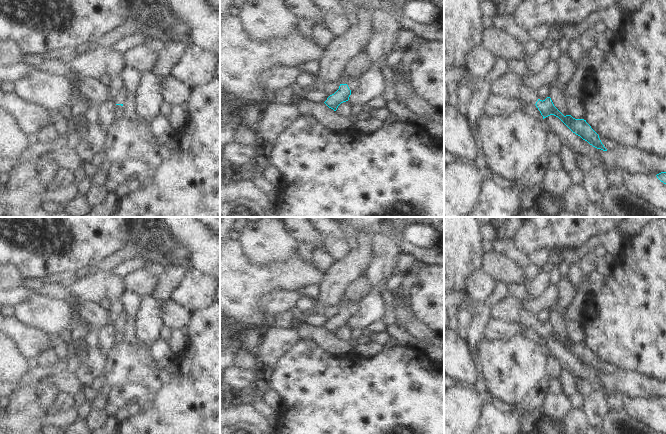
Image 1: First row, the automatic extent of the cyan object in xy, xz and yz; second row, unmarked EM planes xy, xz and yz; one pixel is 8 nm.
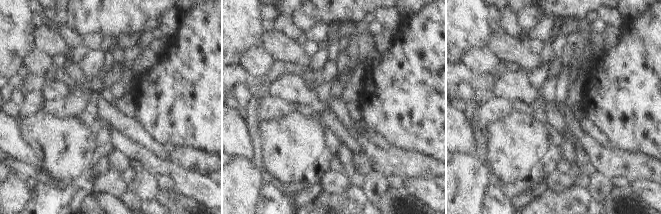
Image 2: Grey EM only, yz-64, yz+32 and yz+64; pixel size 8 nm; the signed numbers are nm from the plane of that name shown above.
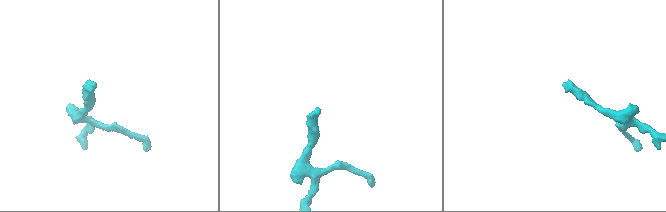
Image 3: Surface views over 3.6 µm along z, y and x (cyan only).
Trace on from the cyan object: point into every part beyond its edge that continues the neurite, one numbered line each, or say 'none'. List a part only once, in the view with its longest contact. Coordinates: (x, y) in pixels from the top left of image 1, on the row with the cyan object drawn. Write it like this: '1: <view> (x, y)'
1: xy (120, 97)

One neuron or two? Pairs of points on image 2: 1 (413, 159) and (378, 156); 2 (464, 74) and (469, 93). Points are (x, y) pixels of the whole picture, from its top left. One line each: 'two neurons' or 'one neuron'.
1: one neuron
2: two neurons

